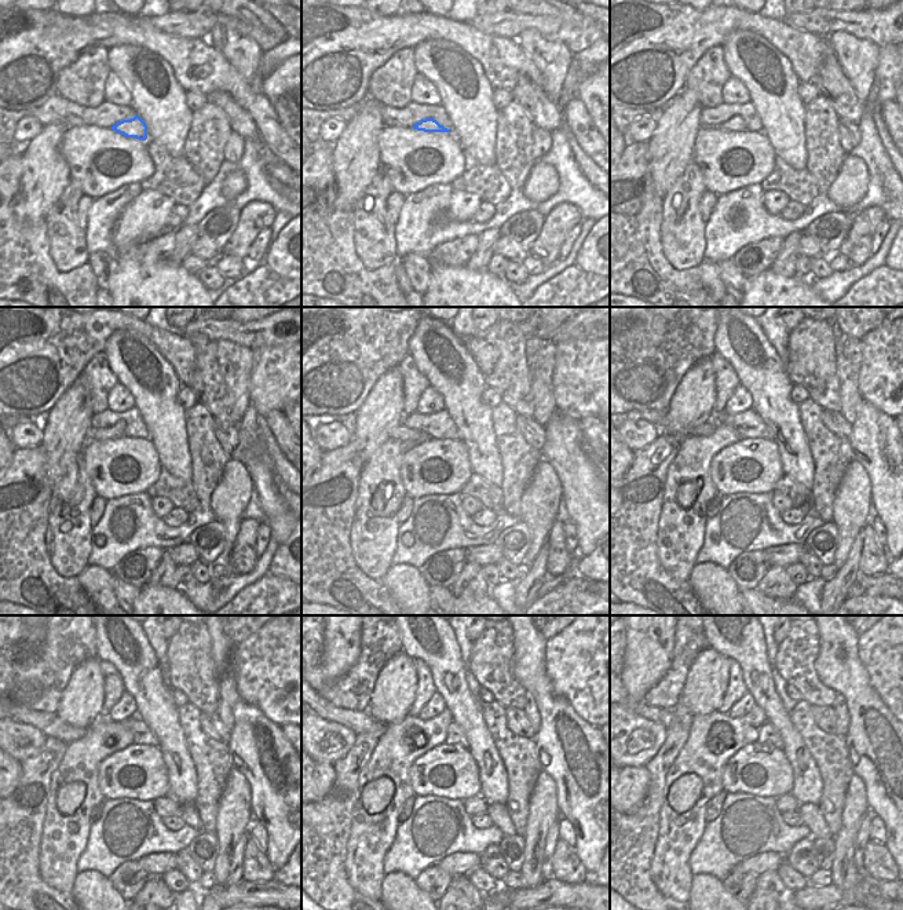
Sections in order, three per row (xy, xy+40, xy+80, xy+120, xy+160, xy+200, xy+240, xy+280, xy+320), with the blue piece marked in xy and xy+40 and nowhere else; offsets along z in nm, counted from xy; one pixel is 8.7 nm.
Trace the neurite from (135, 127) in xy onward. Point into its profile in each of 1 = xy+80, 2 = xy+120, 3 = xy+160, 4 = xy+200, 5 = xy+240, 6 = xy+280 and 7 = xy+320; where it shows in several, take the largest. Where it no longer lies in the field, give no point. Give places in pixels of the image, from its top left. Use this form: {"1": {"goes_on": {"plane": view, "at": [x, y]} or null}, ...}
{"1": {"goes_on": {"plane": "xy+80", "at": [735, 123]}}, "2": {"goes_on": {"plane": "xy+120", "at": [117, 430]}}, "3": {"goes_on": {"plane": "xy+160", "at": [401, 432]}}, "4": {"goes_on": {"plane": "xy+200", "at": [661, 419]}}, "5": {"goes_on": {"plane": "xy+240", "at": [50, 724]}}, "6": {"goes_on": {"plane": "xy+280", "at": [359, 722]}}, "7": {"goes_on": {"plane": "xy+320", "at": [662, 716]}}}

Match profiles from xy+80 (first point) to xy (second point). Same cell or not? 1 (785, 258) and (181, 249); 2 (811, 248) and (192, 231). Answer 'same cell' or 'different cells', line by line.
1: same cell
2: different cells

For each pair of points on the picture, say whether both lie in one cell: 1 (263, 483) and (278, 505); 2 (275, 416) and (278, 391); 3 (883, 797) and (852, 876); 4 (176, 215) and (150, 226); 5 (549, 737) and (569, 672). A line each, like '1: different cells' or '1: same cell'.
1: same cell
2: different cells
3: different cells
4: different cells
5: different cells

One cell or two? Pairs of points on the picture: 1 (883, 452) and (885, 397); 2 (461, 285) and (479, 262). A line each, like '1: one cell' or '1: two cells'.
1: two cells
2: two cells

